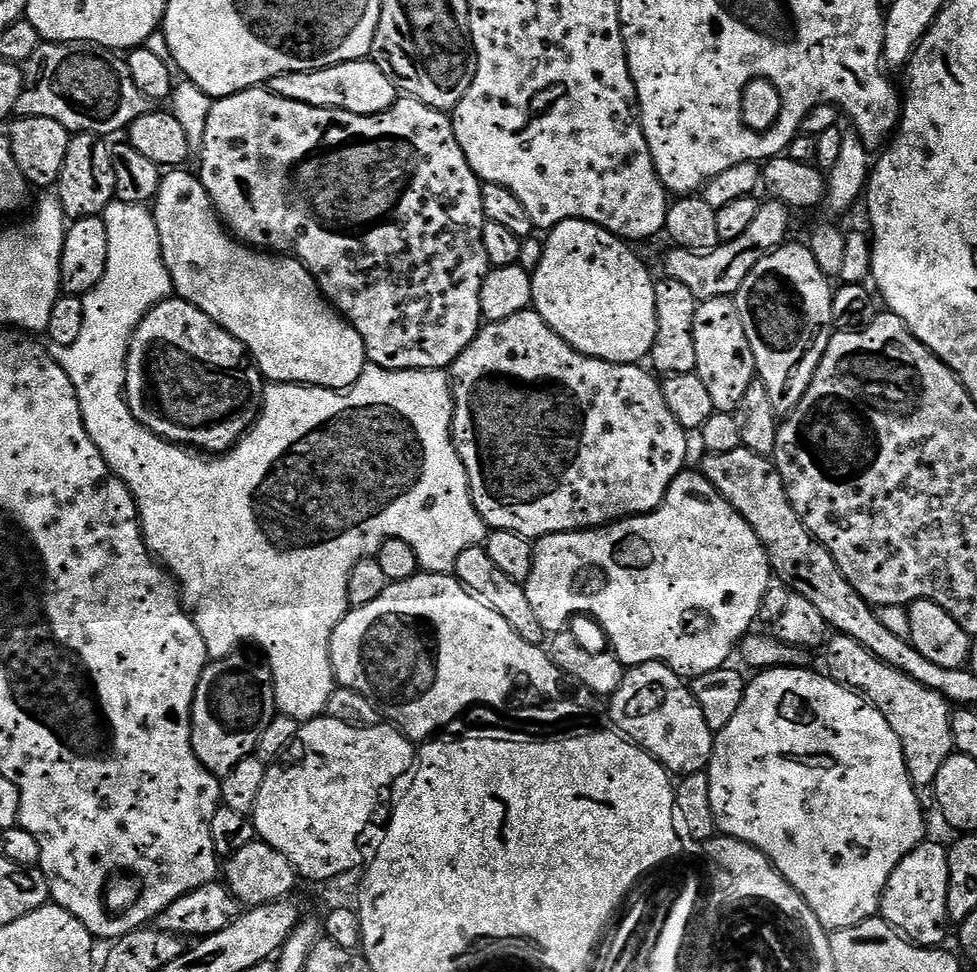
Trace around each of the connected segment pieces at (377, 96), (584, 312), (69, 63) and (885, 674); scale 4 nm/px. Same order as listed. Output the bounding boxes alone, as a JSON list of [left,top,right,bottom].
[[266,59,398,116],[532,220,656,364],[15,43,154,138],[823,635,953,793]]

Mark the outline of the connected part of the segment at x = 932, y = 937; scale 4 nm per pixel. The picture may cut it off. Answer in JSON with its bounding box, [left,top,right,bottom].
[879,842,950,948]

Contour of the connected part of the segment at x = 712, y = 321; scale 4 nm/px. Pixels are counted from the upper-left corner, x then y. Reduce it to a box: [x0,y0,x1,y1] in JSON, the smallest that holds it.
[694,298,757,414]

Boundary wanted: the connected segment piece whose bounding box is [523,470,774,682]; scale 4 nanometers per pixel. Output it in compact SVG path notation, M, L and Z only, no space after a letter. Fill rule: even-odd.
M685 470L679 472L674 478L674 482L668 487L668 493L664 496L664 501L644 516L629 516L626 520L617 520L602 528L590 528L583 532L559 532L549 536L541 536L535 541L532 550L532 569L530 578L523 581L526 590L526 598L530 598L530 607L534 609L534 614L538 617L538 622L542 622L545 633L555 634L565 627L564 624L571 616L576 616L579 612L585 612L588 616L593 616L598 623L604 627L604 632L608 635L611 651L626 666L638 664L666 664L677 676L685 681L691 682L702 674L710 674L710 670L718 670L729 663L728 660L737 651L738 645L745 636L749 635L752 623L757 623L762 598L766 598L766 590L773 583L772 568L768 564L768 555L754 530L734 510L726 498L722 498L719 490L704 477L699 470ZM687 612L705 612L712 619L713 628L709 632L676 632L676 616L684 616Z

